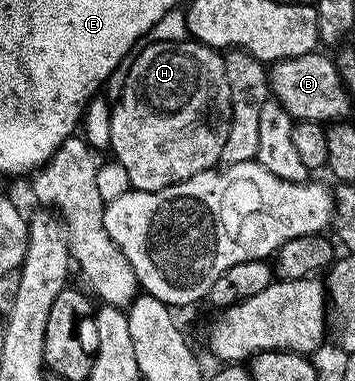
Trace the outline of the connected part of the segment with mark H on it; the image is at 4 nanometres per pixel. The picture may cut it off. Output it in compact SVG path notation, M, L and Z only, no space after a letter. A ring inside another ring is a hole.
M194 40L152 42L135 54L124 90L111 111L109 147L114 161L129 172L132 187L160 190L212 169L222 159L231 123L223 59L218 49ZM127 126L135 126L137 134L125 134ZM137 136L143 140L125 140Z

